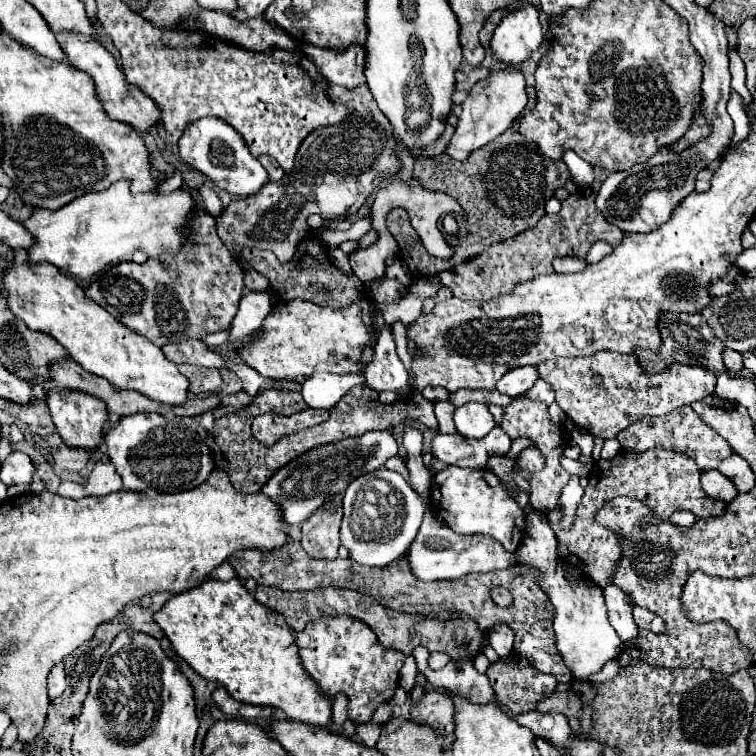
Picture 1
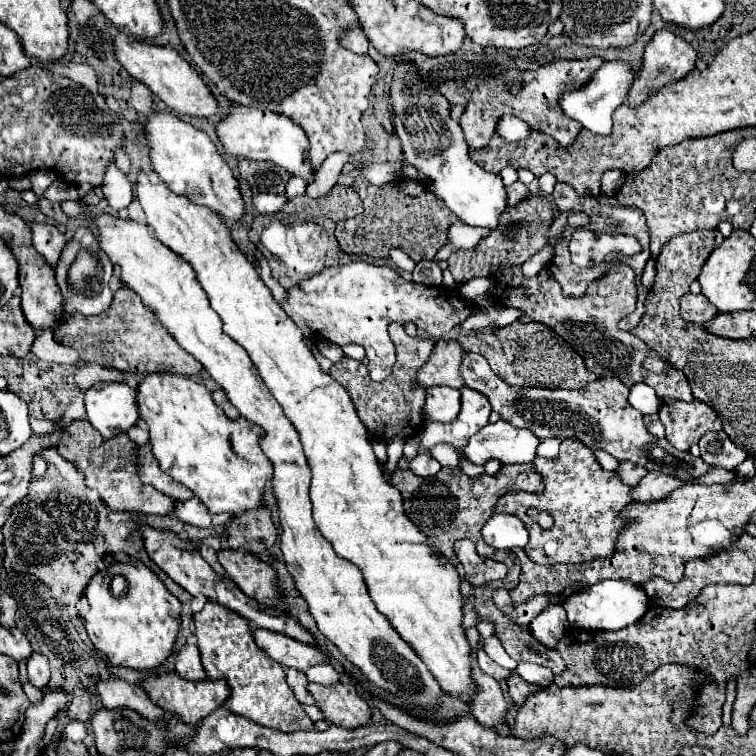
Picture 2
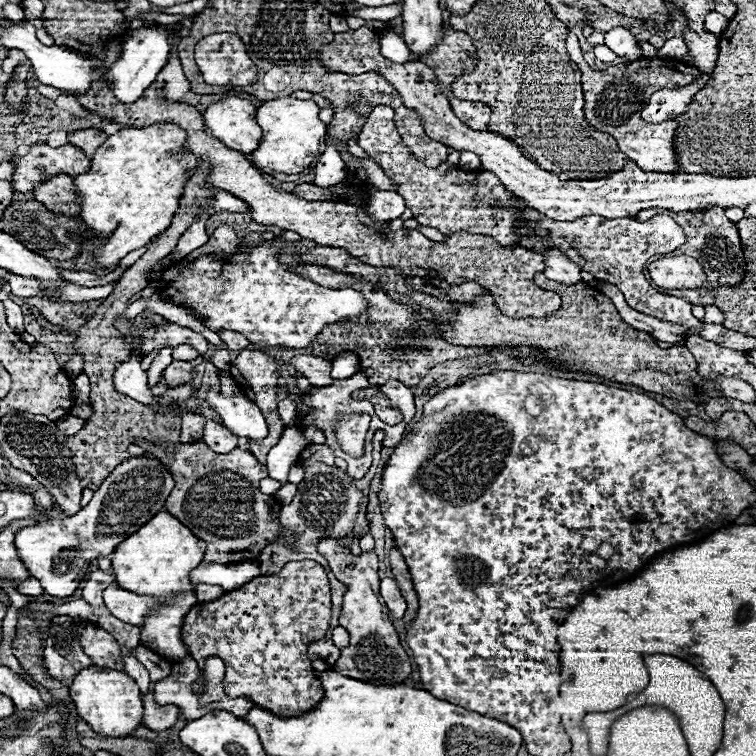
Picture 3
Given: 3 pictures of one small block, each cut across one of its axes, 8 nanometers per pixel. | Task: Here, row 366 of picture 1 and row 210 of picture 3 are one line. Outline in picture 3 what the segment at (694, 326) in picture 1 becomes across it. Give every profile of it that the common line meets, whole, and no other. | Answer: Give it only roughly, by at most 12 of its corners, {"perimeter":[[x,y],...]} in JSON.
{"perimeter":[[722,208],[672,214],[686,242],[672,254],[696,258],[710,290],[746,274],[736,224]]}

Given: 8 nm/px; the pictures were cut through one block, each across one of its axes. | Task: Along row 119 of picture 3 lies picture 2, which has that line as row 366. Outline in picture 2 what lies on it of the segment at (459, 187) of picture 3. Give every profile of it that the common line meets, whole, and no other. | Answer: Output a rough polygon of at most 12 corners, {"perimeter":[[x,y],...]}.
{"perimeter":[[362,260],[294,286],[280,306],[312,342],[360,344],[376,382],[390,322],[438,340],[472,304]]}

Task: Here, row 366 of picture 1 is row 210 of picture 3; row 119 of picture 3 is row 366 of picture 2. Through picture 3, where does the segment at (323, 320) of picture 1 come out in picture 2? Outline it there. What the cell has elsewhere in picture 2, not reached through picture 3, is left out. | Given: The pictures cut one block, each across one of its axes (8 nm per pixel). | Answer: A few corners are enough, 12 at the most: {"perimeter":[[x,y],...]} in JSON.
{"perimeter":[[124,284],[108,312],[64,310],[86,364],[194,376],[202,364]]}

